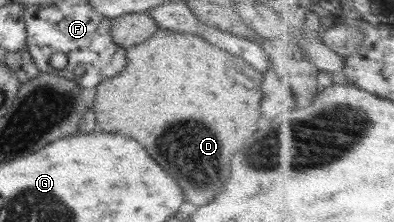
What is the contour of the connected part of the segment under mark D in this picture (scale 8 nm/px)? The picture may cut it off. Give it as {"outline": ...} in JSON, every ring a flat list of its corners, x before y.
{"outline":[[160,27,146,41,126,49,125,65,124,70,95,87,91,107,101,131,130,136,142,143,150,157,178,181,186,201,194,205,208,203,222,191,236,149,258,129,258,119,262,119,262,75,240,57,206,43,198,35]]}

